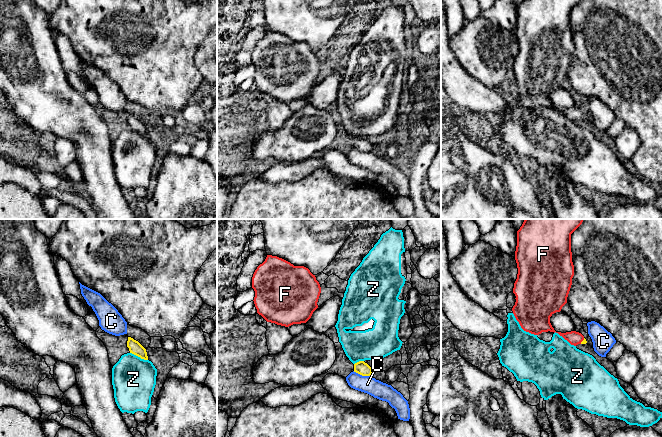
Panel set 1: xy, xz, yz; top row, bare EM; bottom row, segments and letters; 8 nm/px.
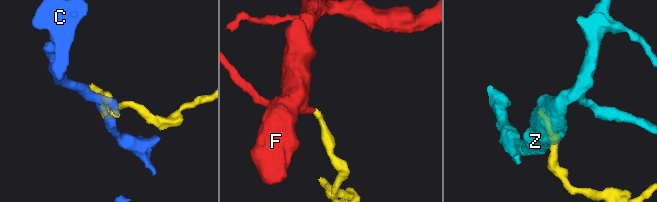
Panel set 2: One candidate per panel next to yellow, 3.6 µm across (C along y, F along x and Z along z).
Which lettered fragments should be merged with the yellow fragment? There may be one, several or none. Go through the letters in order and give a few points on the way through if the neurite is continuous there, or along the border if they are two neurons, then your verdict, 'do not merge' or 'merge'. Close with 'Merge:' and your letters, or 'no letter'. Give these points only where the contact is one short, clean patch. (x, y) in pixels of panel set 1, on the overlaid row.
C: do not merge
F: runs through yz (584, 341), (582, 341), (574, 338); merge
Z: do not merge
Merge: F

